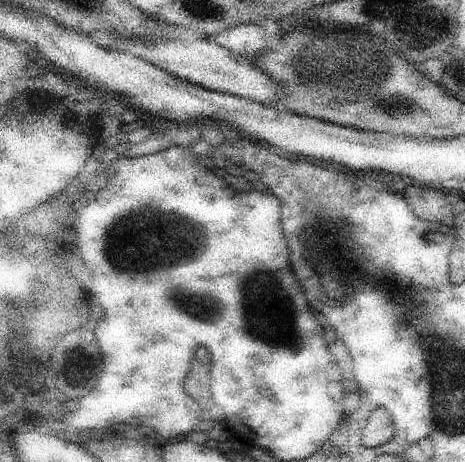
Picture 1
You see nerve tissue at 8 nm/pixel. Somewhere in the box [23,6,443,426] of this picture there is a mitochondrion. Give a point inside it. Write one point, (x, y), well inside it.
(325, 60)

